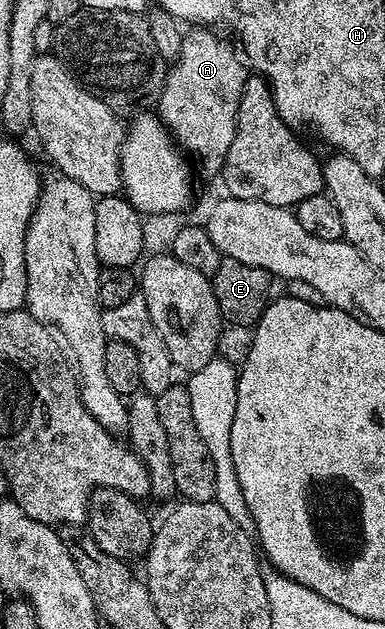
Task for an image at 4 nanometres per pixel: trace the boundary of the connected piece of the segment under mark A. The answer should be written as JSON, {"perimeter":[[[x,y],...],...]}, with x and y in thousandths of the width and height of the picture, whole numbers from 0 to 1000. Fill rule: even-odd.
{"perimeter":[[[558,48],[491,49],[470,65],[470,83],[434,108],[410,159],[410,181],[447,221],[488,246],[509,246],[512,262],[535,277],[569,280],[582,269],[597,224],[608,224],[618,167],[649,113],[636,95],[621,86],[613,89],[600,72],[569,62]]]}

